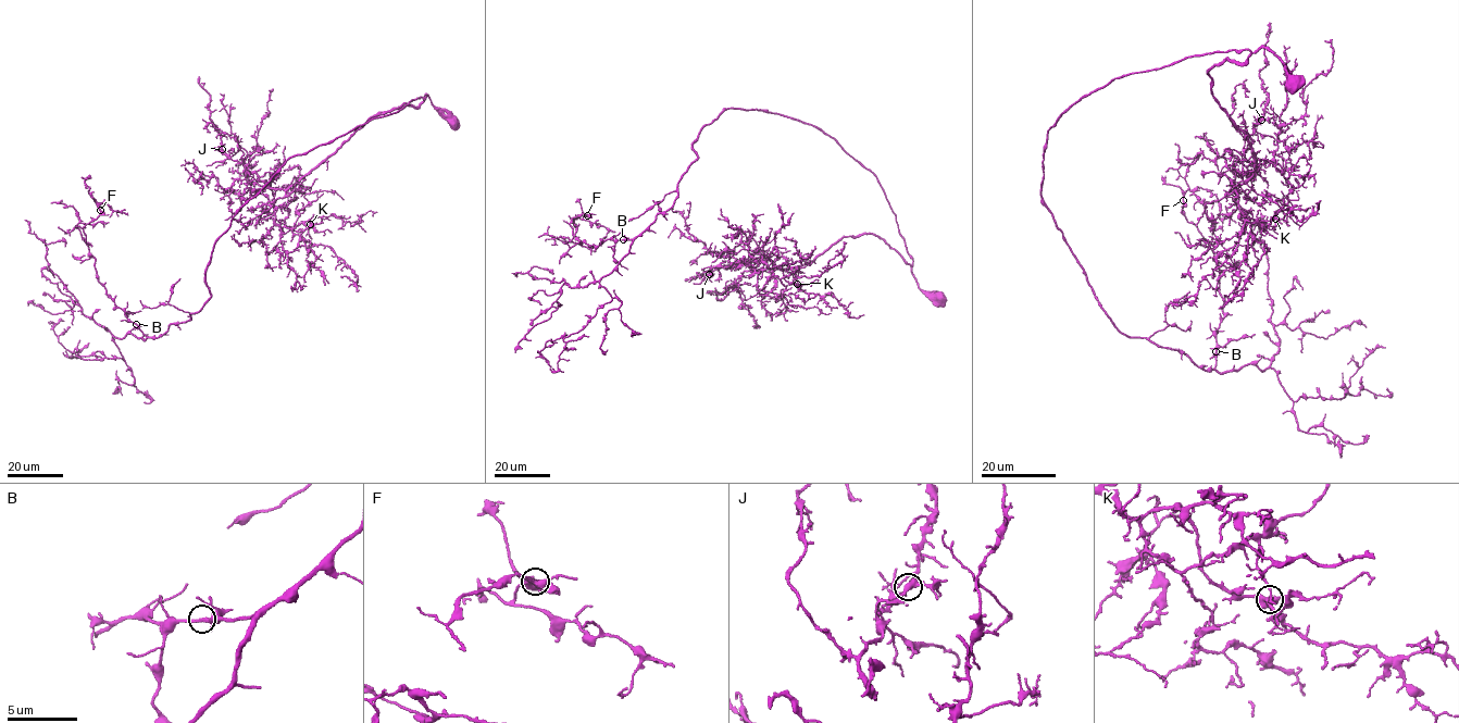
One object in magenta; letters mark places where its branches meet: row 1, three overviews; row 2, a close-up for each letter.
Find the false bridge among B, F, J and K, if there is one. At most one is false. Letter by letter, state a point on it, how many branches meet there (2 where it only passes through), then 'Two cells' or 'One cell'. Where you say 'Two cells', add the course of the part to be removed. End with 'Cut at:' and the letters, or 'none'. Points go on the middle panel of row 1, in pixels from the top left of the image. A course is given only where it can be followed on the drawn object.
B: Place: (623, 239). Branches: 2. One cell
F: Place: (587, 215). Branches: 2. One cell
J: Place: (709, 274). Branches: 2. One cell
K: Place: (797, 284). Branches: 2. One cell
Cut at: none

